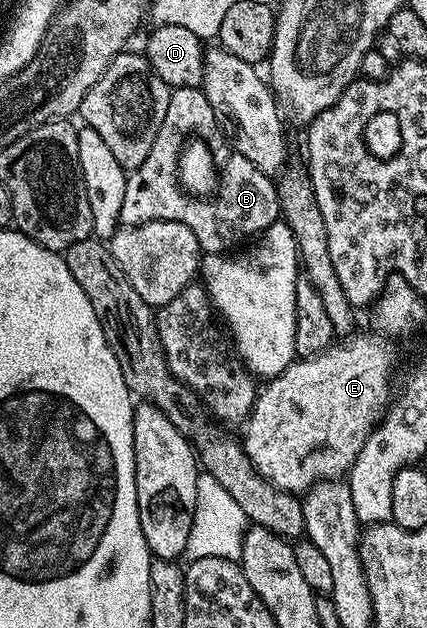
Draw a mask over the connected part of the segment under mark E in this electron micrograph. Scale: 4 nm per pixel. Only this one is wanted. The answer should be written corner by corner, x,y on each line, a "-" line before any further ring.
369,332
370,334
357,333
350,337
335,342
324,353
317,354
316,357
305,359
297,359
284,370
283,373
277,375
276,378
269,379
266,388
259,391
254,401
254,407
250,411
244,429
246,432
242,435
242,443
246,454
249,456
250,463
254,466
262,478
268,479
276,487
280,487
284,491
293,494
302,494
309,490
317,482
331,481
343,477
348,471
352,463
355,462
356,456
359,455
360,448
364,446
364,441
368,438
374,427
378,424
381,414
389,407
392,390
390,394
390,384
392,382
392,372
394,370
394,362
396,360
395,346
391,341
377,332

